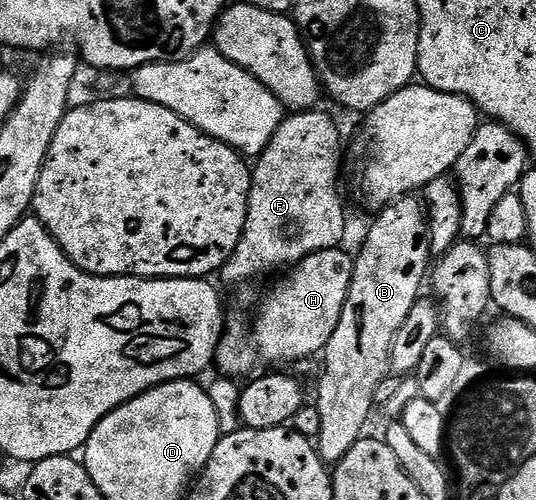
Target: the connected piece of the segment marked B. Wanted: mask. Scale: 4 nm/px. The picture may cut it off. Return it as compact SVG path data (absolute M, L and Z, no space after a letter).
M415 195L404 196L401 200L395 200L394 203L388 205L379 213L380 216L368 228L368 237L364 240L364 245L360 248L360 253L354 256L354 278L350 282L350 294L346 298L346 306L342 310L342 318L338 318L338 326L334 330L334 334L329 338L328 344L323 350L322 359L324 359L324 377L320 380L320 401L318 407L320 410L320 435L318 437L318 451L321 460L325 465L335 466L340 460L346 458L346 454L350 450L350 446L354 446L365 435L364 427L368 424L368 415L372 412L372 404L377 403L376 391L380 383L390 374L390 365L392 362L392 347L394 346L394 338L398 338L398 330L402 330L402 322L406 322L406 318L410 314L410 310L421 299L422 292L420 287L425 287L426 277L430 272L430 263L433 259L432 254L432 238L430 235L430 221L426 215L426 208L423 203L416 201Z

